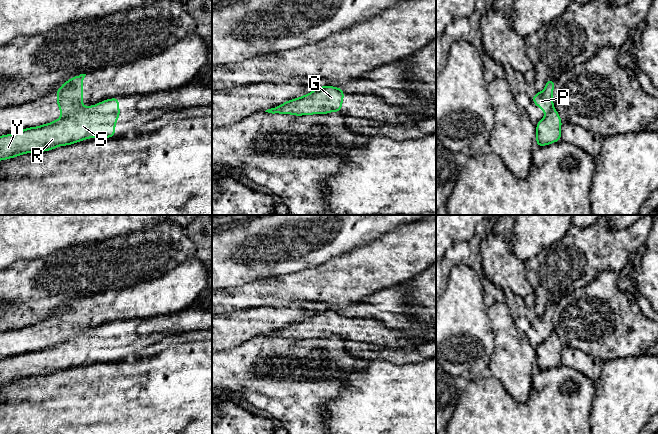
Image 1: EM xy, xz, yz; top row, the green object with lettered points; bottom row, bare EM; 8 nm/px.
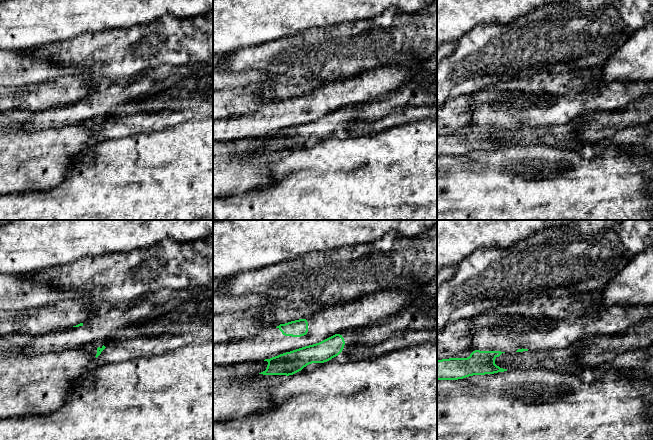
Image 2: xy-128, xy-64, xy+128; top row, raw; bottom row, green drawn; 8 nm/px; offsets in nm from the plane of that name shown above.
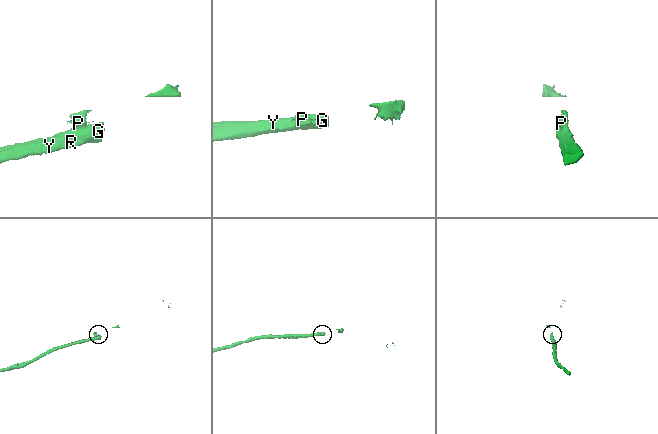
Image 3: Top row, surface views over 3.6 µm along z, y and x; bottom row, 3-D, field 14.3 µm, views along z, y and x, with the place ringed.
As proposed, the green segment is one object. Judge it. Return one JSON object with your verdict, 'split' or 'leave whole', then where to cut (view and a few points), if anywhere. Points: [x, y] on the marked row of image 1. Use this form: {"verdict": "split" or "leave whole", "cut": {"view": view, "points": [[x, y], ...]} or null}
{"verdict": "split", "cut": {"view": "xy", "points": [[82, 107], [61, 116]]}}

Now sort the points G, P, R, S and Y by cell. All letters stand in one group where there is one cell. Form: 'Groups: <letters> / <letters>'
Groups: G R S Y / P

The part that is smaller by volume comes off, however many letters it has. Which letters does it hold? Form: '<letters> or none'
P

